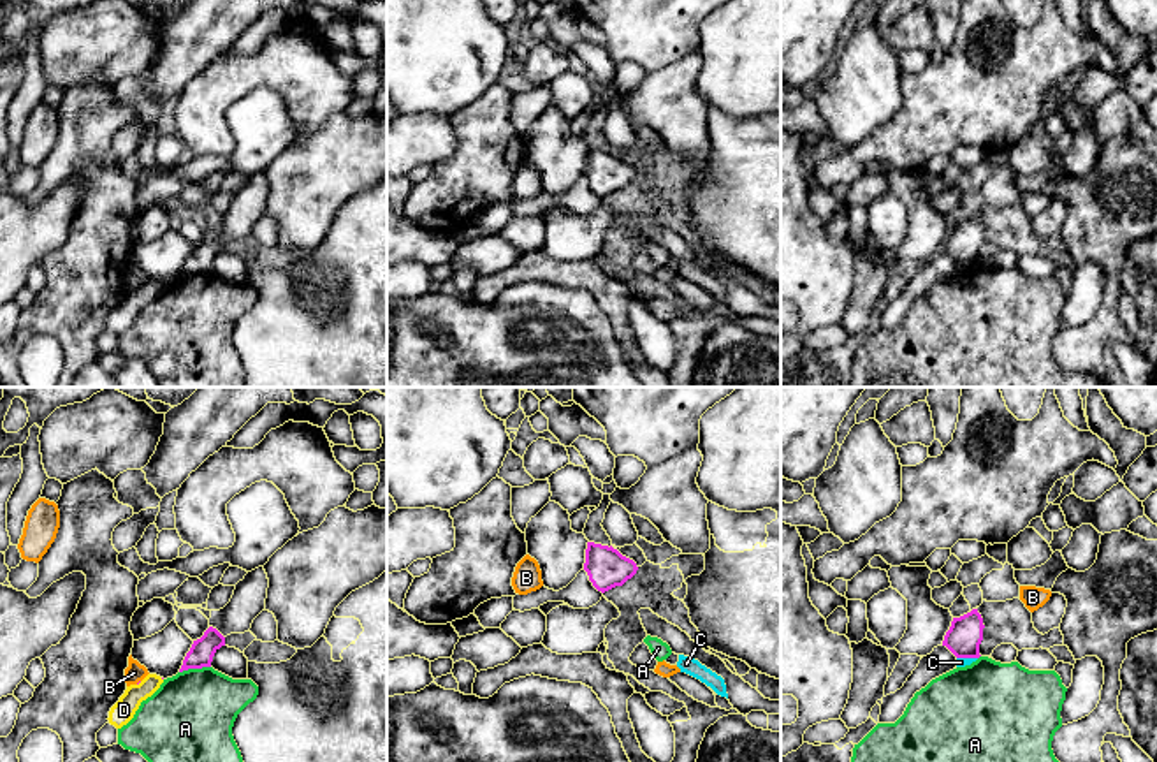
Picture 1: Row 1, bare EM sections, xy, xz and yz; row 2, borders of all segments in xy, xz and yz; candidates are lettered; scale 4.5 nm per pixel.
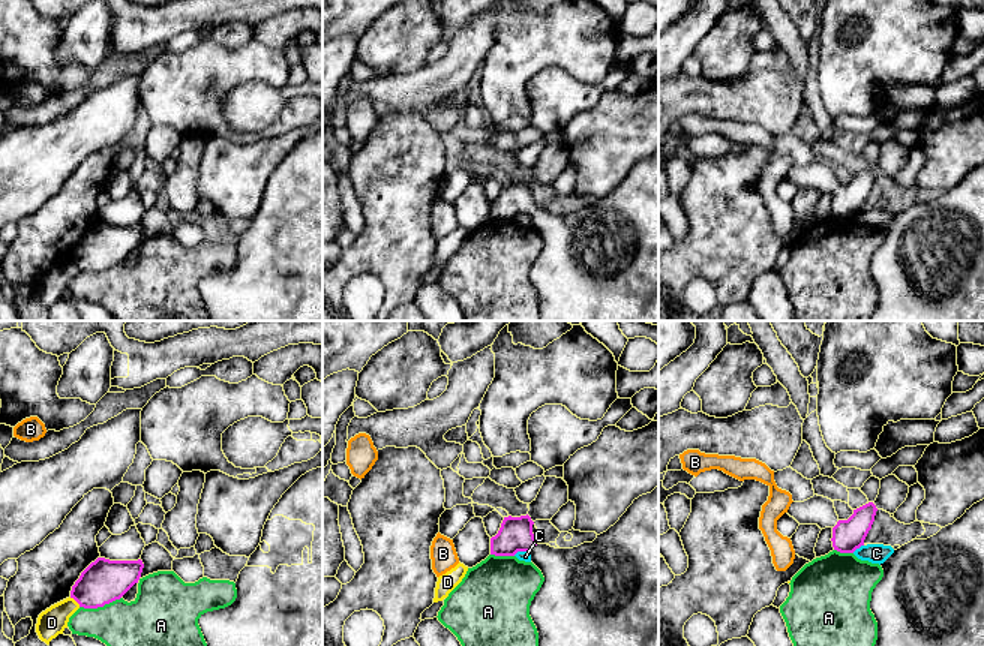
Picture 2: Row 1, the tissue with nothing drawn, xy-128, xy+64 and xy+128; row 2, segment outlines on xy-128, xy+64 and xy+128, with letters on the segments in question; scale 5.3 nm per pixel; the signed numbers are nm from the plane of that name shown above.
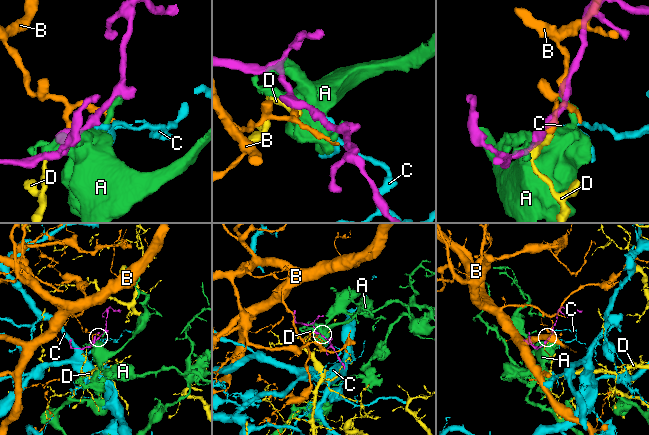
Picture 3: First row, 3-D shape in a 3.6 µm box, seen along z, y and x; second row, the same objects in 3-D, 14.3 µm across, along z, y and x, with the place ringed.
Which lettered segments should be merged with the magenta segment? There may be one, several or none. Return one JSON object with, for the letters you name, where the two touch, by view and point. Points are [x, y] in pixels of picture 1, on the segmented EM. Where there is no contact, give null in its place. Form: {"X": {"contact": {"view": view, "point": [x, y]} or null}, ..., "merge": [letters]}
{"merge": []}

